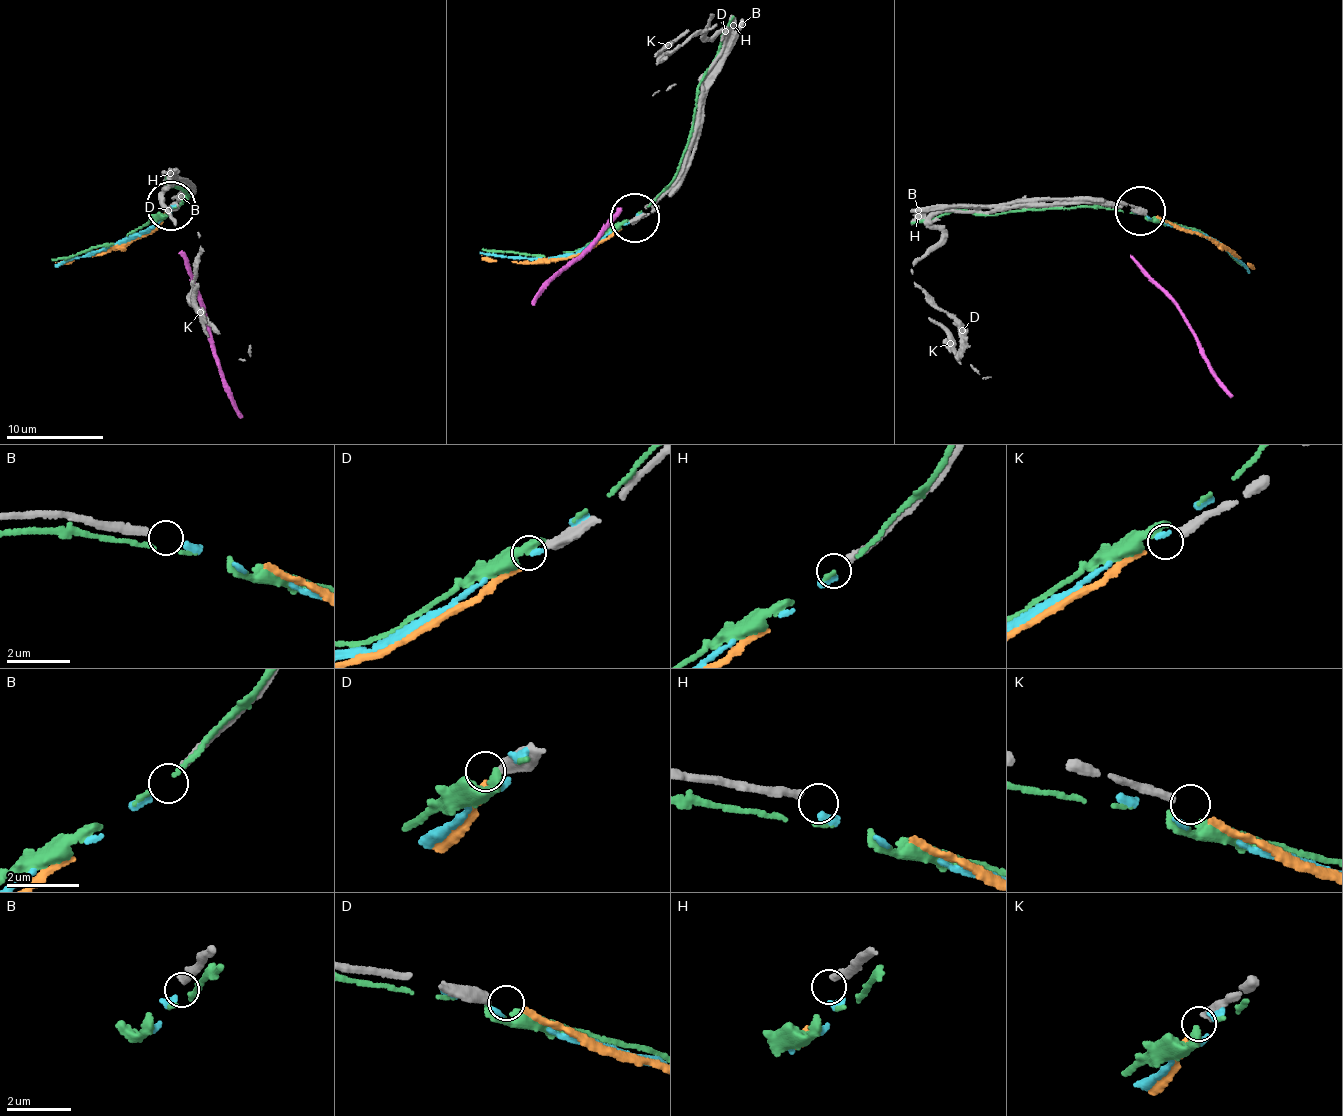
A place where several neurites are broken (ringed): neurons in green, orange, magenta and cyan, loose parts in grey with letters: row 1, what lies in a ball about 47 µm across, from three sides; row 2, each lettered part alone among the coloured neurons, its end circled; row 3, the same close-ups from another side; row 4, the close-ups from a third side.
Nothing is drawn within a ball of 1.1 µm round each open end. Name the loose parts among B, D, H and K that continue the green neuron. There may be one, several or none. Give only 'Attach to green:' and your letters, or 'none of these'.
Attach to green: none of these

